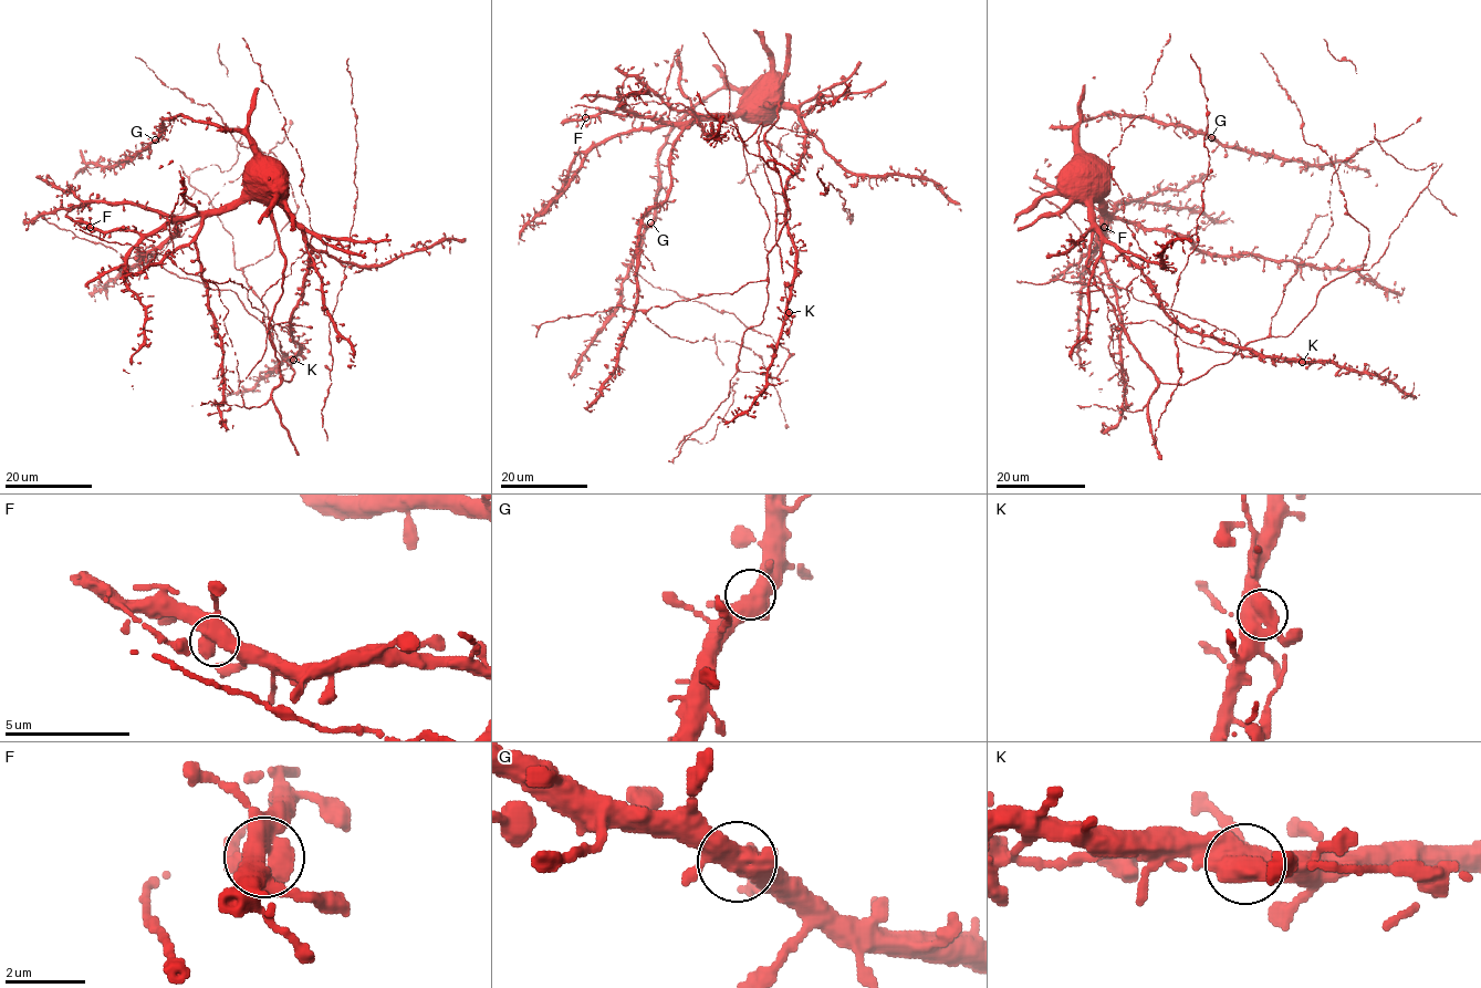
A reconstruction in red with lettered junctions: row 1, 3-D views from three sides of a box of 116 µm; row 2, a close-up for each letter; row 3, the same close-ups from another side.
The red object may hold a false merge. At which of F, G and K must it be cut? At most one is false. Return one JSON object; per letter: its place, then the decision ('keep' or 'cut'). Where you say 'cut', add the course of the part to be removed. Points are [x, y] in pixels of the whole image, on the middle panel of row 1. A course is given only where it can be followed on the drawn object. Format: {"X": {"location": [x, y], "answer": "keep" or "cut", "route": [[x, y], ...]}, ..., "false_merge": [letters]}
{"F": {"location": [585, 117], "answer": "keep"}, "G": {"location": [650, 222], "answer": "keep"}, "K": {"location": [789, 312], "answer": "keep"}, "false_merge": []}

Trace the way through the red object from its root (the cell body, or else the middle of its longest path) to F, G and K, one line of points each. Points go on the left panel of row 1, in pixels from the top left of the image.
F: (262, 168), (248, 179), (243, 193), (230, 203), (168, 219), (147, 234), (101, 231), (90, 227)
G: (262, 168), (261, 156), (243, 134), (181, 115), (170, 116), (163, 121), (160, 134), (155, 139)
K: (262, 168), (268, 193), (301, 229), (310, 248), (302, 297), (290, 319), (290, 335), (300, 346), (292, 359)

